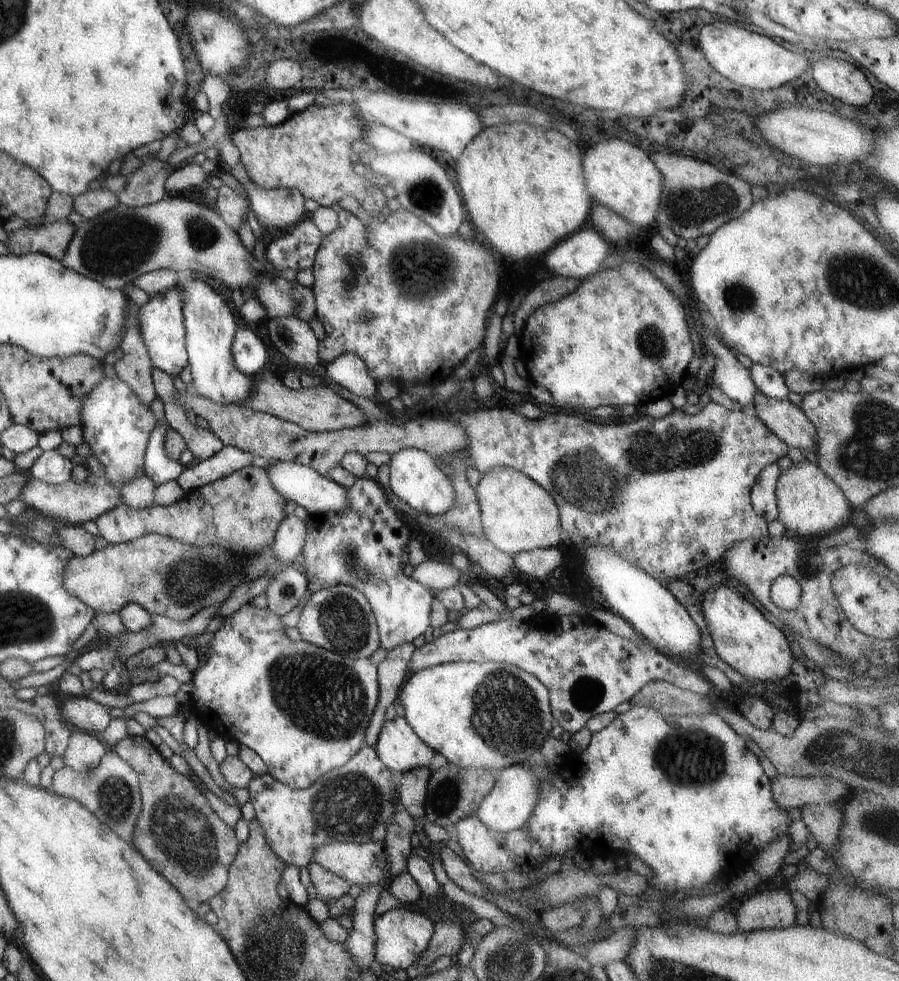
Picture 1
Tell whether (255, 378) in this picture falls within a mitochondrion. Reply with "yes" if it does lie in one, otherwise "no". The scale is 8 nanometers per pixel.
no

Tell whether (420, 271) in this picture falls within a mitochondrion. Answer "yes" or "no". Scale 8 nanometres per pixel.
yes

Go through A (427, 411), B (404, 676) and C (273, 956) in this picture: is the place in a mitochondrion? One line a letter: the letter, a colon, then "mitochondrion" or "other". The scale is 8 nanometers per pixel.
A: other
B: other
C: mitochondrion

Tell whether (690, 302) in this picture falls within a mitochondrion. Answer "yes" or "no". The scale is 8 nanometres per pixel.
no

